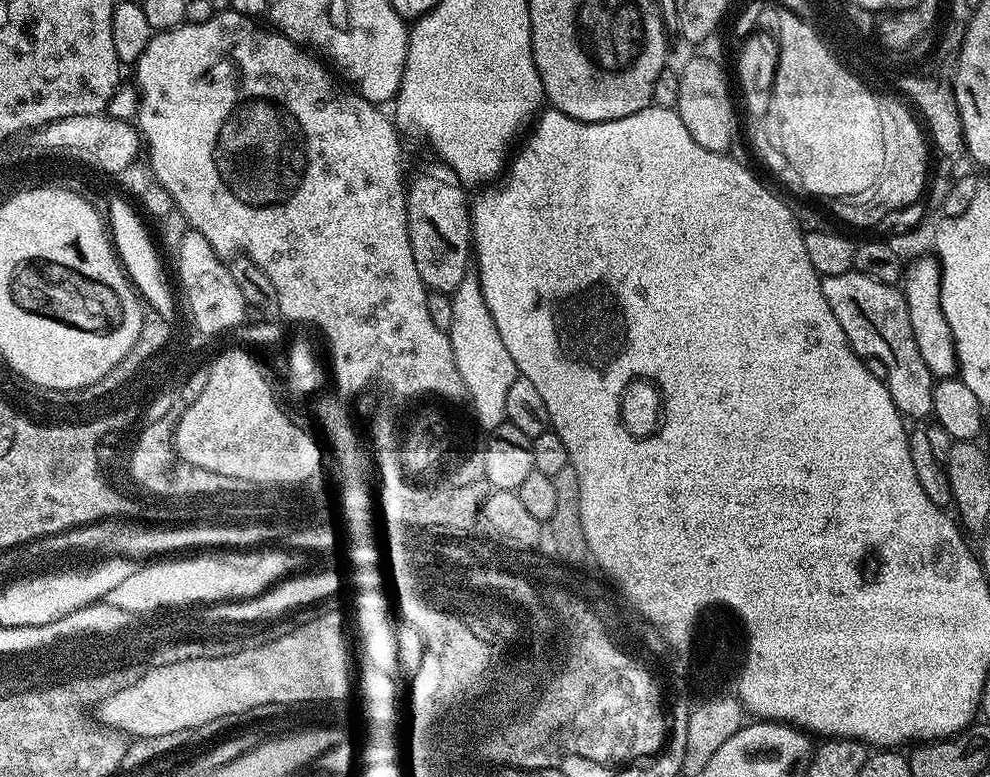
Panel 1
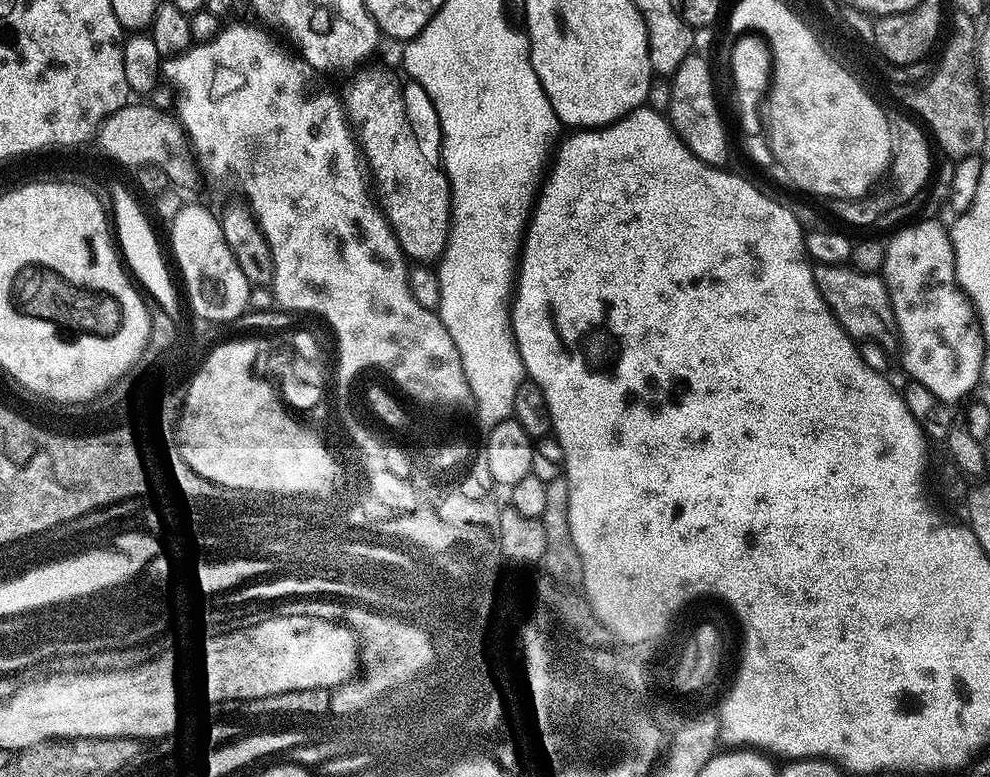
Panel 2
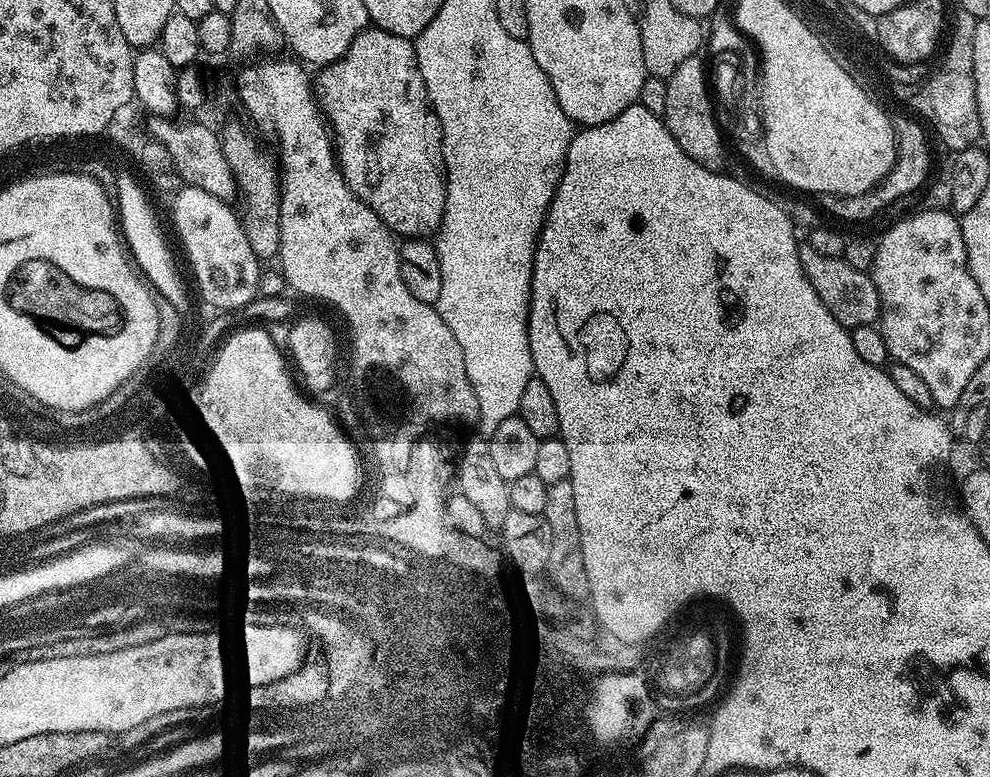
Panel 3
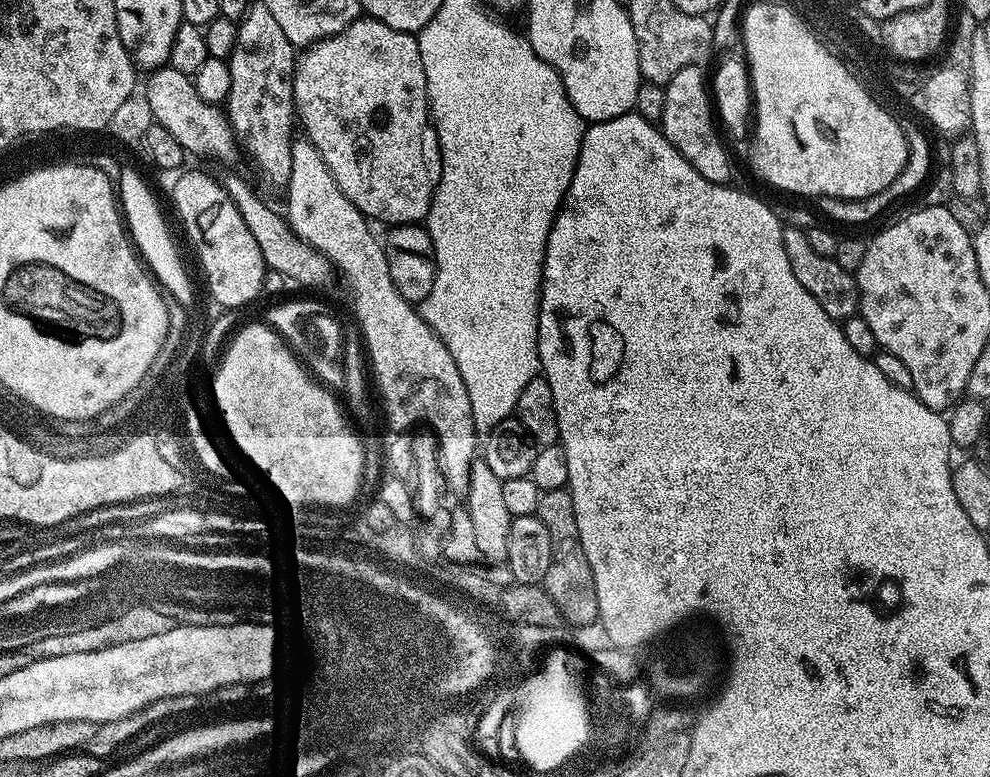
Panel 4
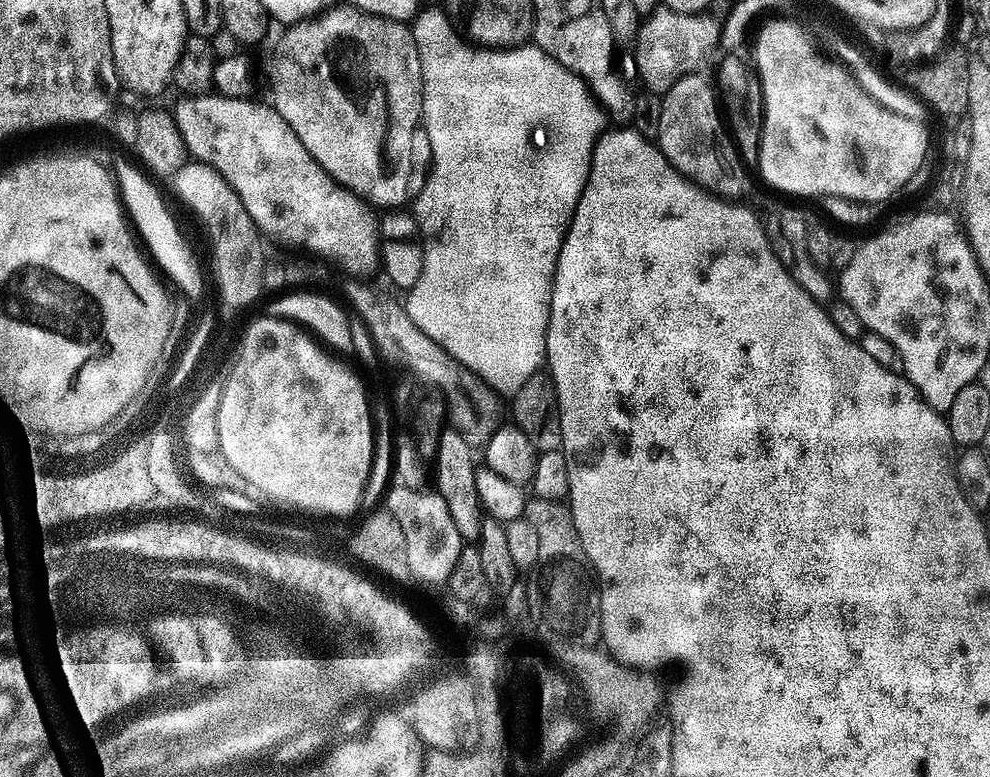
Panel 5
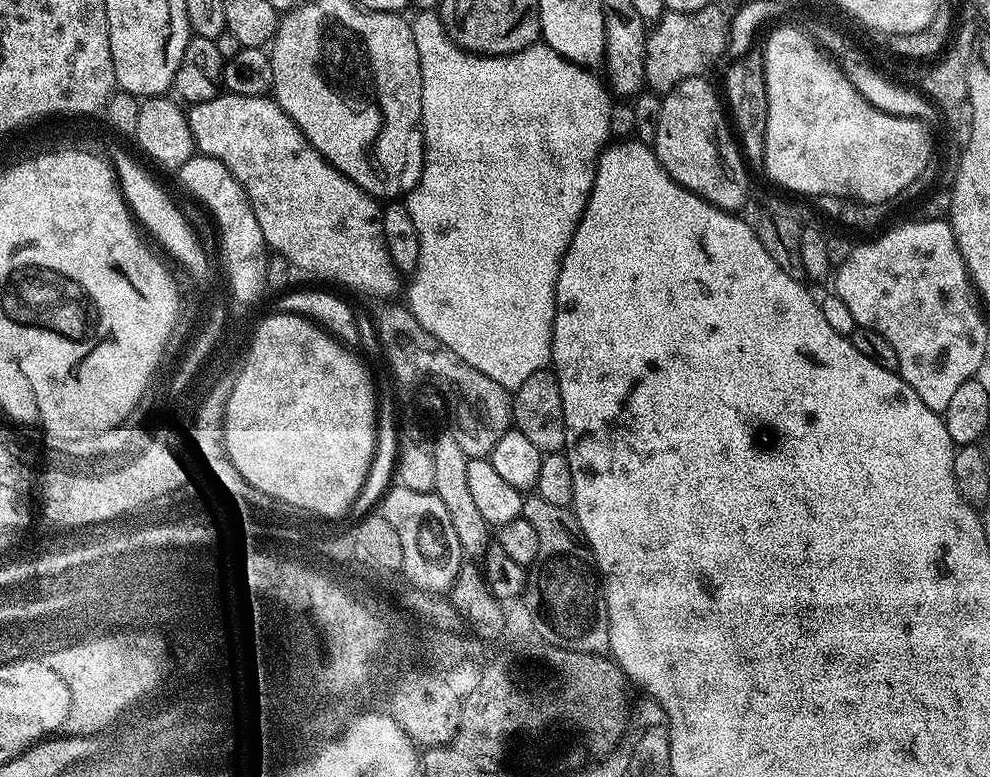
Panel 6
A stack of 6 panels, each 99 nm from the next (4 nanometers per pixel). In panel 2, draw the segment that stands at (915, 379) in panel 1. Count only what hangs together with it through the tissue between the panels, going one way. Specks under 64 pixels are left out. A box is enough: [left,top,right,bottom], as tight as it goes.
[816,264,898,349]

